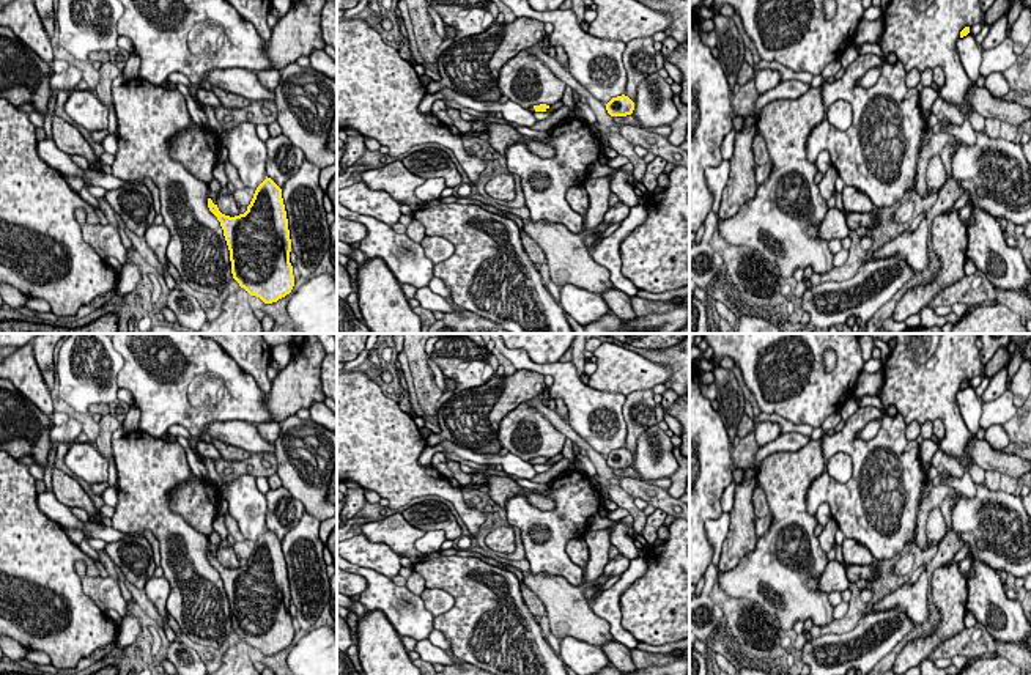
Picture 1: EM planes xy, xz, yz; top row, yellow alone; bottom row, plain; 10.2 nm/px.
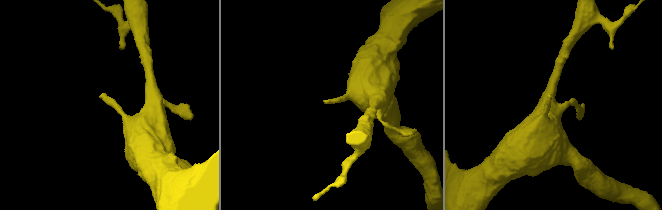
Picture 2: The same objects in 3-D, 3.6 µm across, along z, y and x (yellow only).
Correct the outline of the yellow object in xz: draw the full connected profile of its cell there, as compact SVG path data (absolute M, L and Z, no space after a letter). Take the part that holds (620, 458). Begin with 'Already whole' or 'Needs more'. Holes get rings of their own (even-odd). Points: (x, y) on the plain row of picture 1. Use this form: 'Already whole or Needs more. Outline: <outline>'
Already whole. Outline: M622 447L622 448L612 450L606 456L606 463L611 469L626 469L633 466L634 455L628 448Z

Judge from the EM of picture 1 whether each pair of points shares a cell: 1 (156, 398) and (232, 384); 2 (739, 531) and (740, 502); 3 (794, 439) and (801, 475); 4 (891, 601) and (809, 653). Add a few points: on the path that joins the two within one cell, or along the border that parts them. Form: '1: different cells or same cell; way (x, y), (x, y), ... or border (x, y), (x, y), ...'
1: same cell; way (177, 408), (216, 409), (221, 405)
2: same cell; way (740, 524), (740, 509)
3: different cells; border (809, 439), (797, 450), (773, 452), (762, 461)
4: different cells; border (868, 614), (901, 609), (910, 620)

